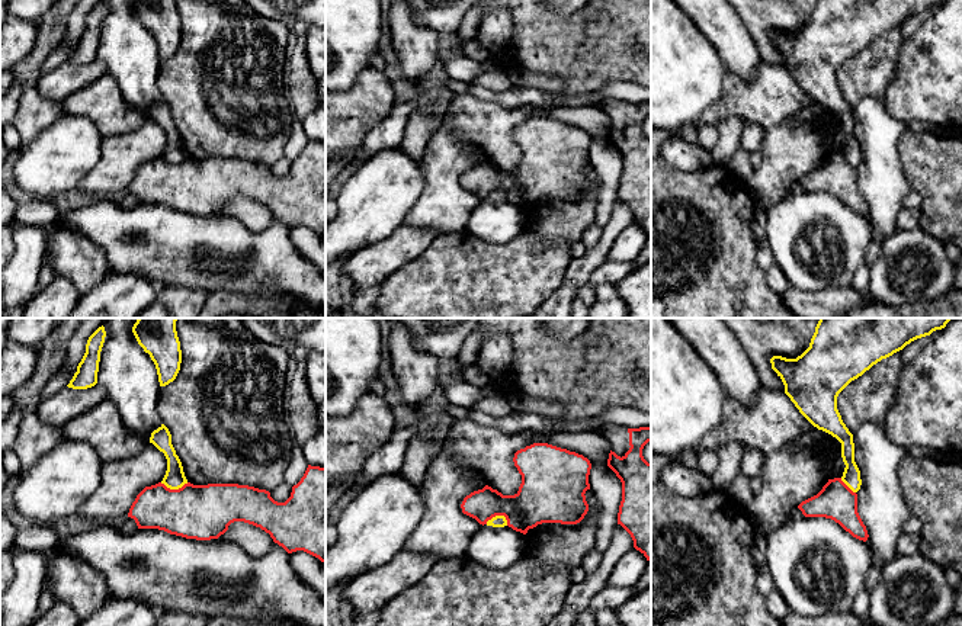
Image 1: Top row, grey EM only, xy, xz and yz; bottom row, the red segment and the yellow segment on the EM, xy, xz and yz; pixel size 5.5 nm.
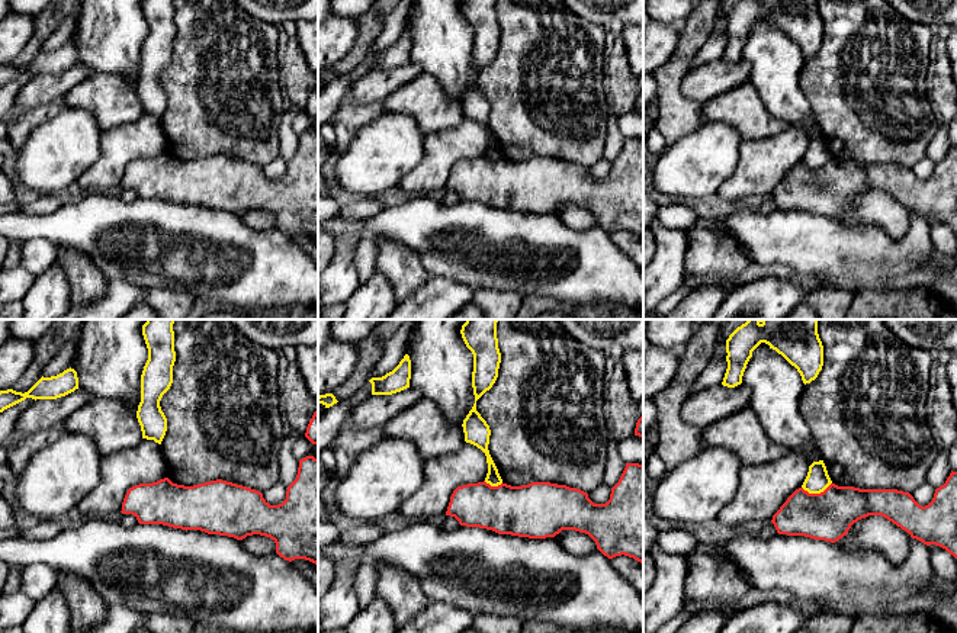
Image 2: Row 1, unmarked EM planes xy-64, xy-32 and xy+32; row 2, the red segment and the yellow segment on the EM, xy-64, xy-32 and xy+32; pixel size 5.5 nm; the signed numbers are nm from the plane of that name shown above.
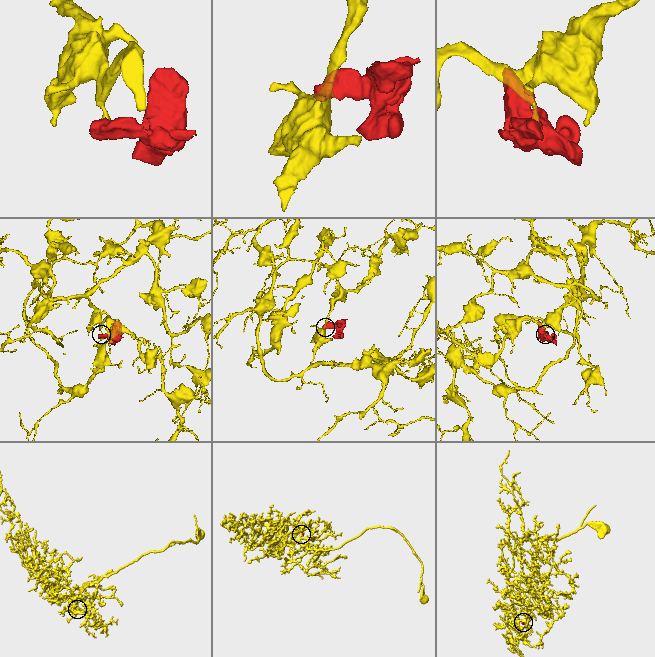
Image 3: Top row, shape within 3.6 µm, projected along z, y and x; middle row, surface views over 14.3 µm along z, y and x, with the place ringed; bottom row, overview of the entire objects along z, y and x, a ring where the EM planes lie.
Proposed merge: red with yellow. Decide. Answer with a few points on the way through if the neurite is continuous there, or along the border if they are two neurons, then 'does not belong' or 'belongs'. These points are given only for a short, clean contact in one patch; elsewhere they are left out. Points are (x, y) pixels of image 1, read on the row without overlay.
border xz (507, 195), (503, 190), (493, 190), (486, 198); does not belong

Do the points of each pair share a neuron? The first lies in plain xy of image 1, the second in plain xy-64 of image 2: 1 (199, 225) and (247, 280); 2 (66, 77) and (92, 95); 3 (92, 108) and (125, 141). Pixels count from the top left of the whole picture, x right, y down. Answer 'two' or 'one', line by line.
1: one
2: two
3: two

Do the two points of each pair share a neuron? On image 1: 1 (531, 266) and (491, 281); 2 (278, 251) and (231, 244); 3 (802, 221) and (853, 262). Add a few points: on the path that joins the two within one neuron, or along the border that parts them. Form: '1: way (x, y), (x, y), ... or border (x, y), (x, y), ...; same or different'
1: way (520, 275), (512, 281), (502, 281); same
2: way (266, 251), (255, 243), (243, 244); same
3: way (821, 217), (833, 217), (853, 237), (853, 243); same

